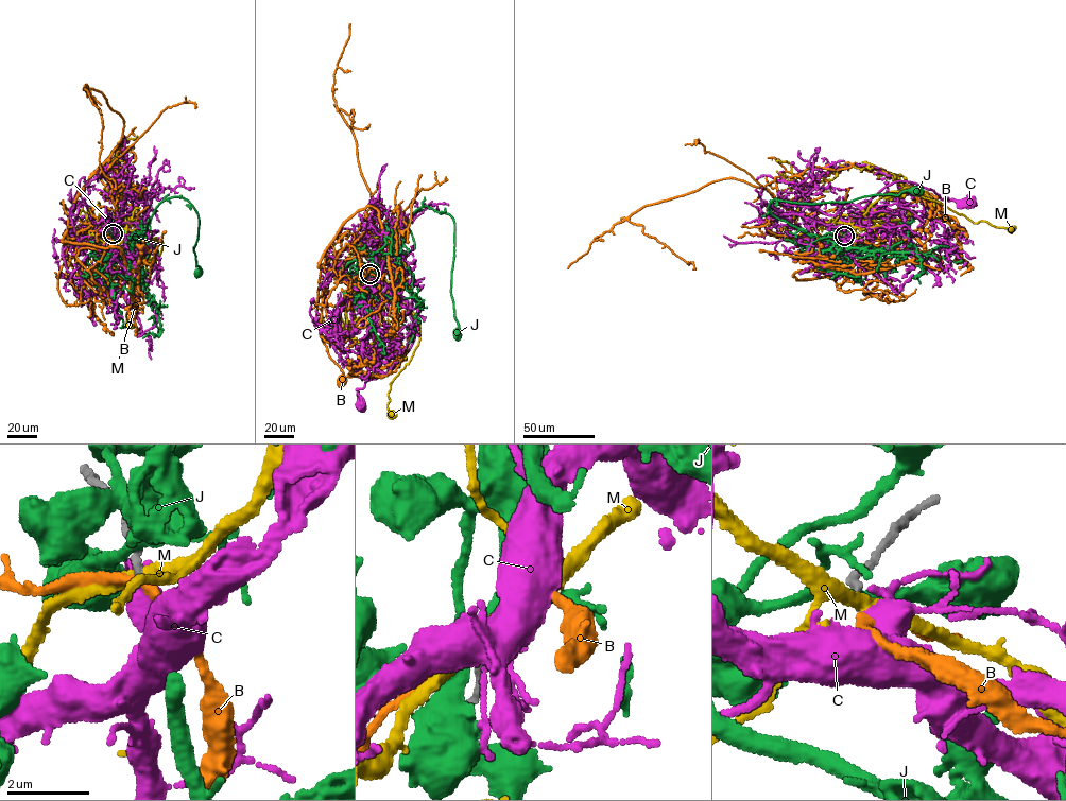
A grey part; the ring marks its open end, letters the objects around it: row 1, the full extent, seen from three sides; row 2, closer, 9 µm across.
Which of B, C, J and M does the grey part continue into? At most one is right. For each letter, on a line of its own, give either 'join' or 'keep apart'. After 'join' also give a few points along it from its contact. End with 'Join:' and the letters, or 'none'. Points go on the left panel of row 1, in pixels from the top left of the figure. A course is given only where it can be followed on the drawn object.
B: keep apart
C: join; course (113, 234), (122, 228), (135, 236), (139, 231), (158, 231), (138, 245), (98, 246), (102, 260)
J: keep apart
M: keep apart
Join: C

